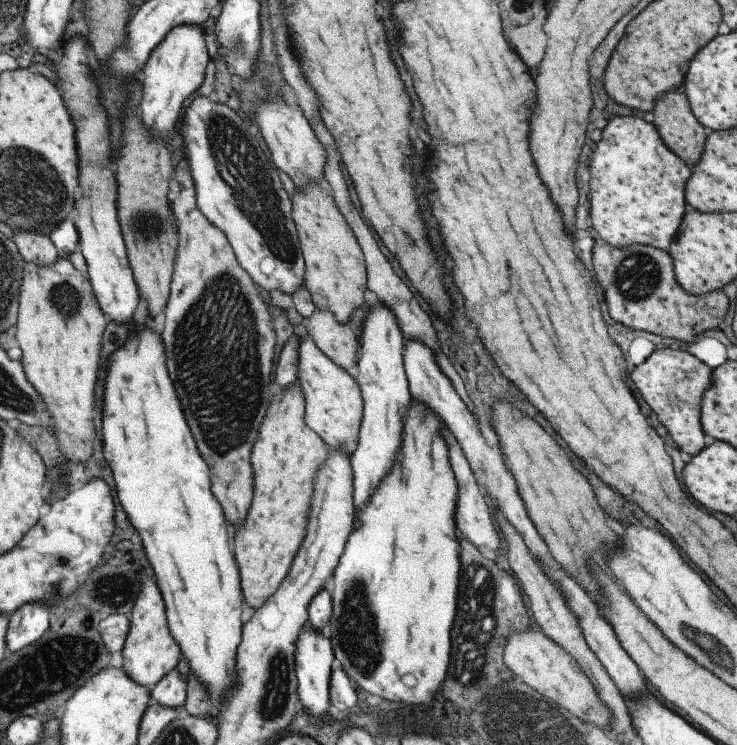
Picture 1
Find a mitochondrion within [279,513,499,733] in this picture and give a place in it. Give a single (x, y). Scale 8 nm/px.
(358, 619)

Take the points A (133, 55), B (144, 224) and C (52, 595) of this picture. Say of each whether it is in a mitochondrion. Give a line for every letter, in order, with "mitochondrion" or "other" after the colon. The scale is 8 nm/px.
A: other
B: mitochondrion
C: mitochondrion

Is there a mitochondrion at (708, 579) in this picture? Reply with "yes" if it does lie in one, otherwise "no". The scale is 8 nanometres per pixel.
no

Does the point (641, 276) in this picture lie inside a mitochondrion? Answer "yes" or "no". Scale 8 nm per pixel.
yes

